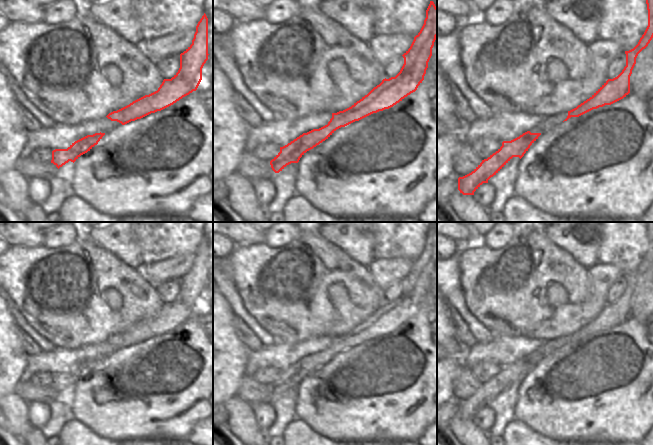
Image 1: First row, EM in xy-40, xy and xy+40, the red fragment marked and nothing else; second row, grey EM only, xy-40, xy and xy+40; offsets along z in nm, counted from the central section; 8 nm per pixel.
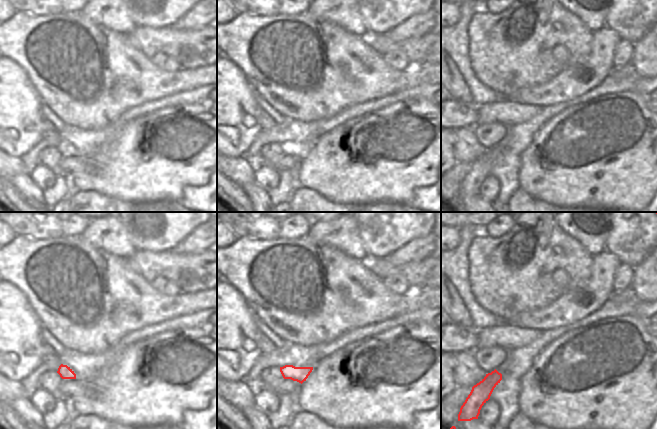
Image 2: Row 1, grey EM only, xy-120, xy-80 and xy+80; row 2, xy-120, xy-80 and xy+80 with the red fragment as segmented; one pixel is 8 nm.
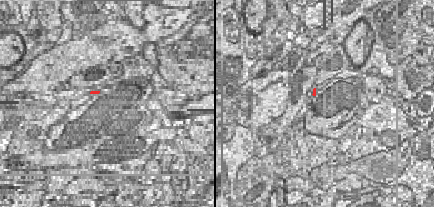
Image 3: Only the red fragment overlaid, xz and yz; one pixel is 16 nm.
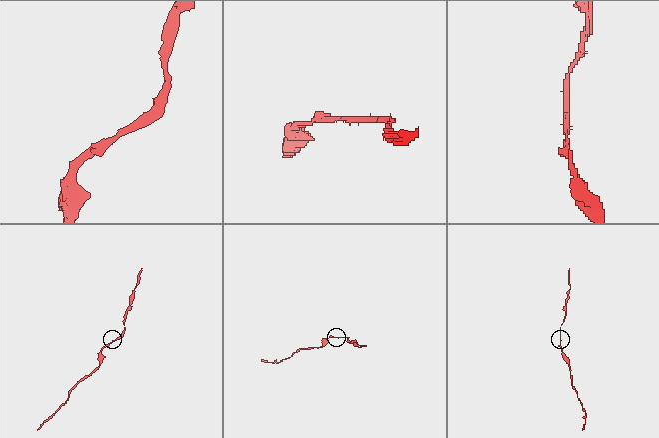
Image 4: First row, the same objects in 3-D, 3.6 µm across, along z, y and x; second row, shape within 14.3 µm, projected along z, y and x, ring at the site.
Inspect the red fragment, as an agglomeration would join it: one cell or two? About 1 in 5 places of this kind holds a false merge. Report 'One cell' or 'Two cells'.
One cell.

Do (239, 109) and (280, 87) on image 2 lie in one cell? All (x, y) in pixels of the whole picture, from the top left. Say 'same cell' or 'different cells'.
different cells

